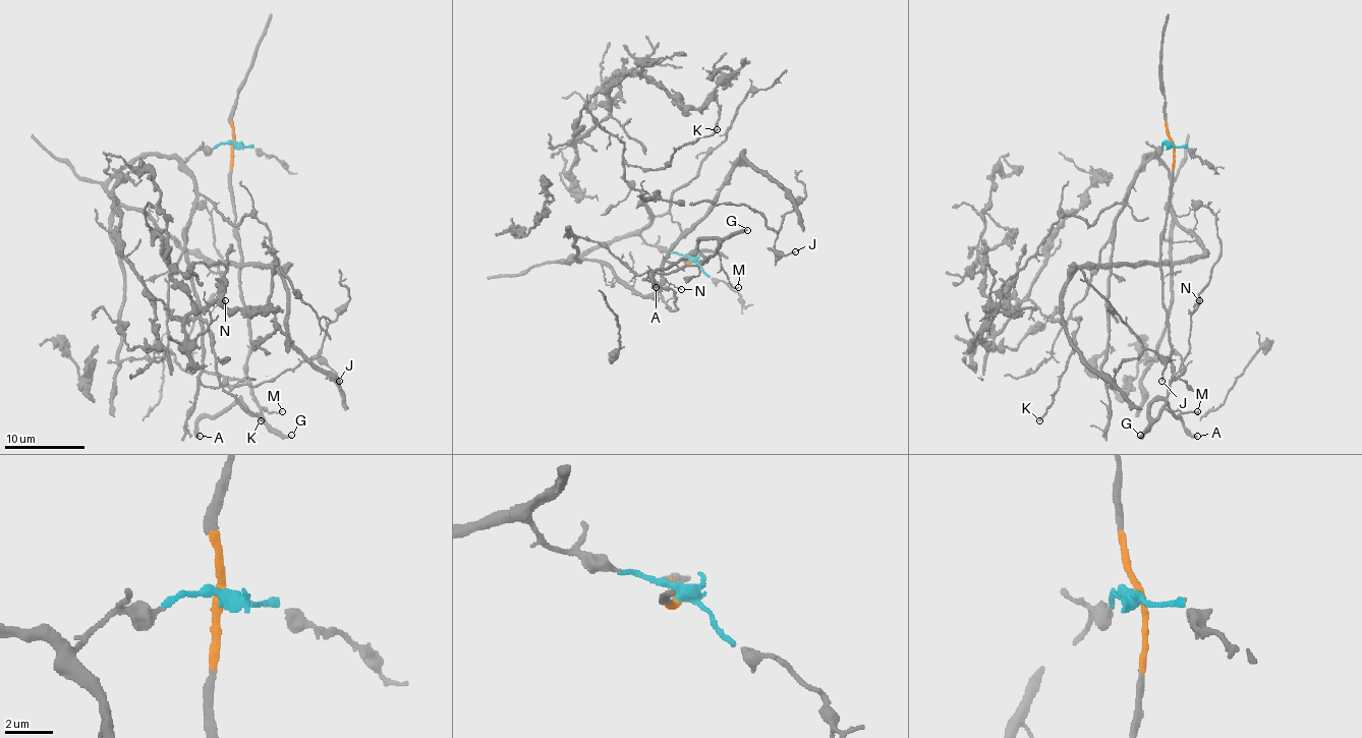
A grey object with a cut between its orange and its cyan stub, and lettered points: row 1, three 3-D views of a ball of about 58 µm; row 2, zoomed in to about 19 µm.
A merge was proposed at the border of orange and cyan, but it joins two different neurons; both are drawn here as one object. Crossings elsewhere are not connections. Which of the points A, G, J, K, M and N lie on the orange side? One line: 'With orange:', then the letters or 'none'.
With orange: A, G, M, N

